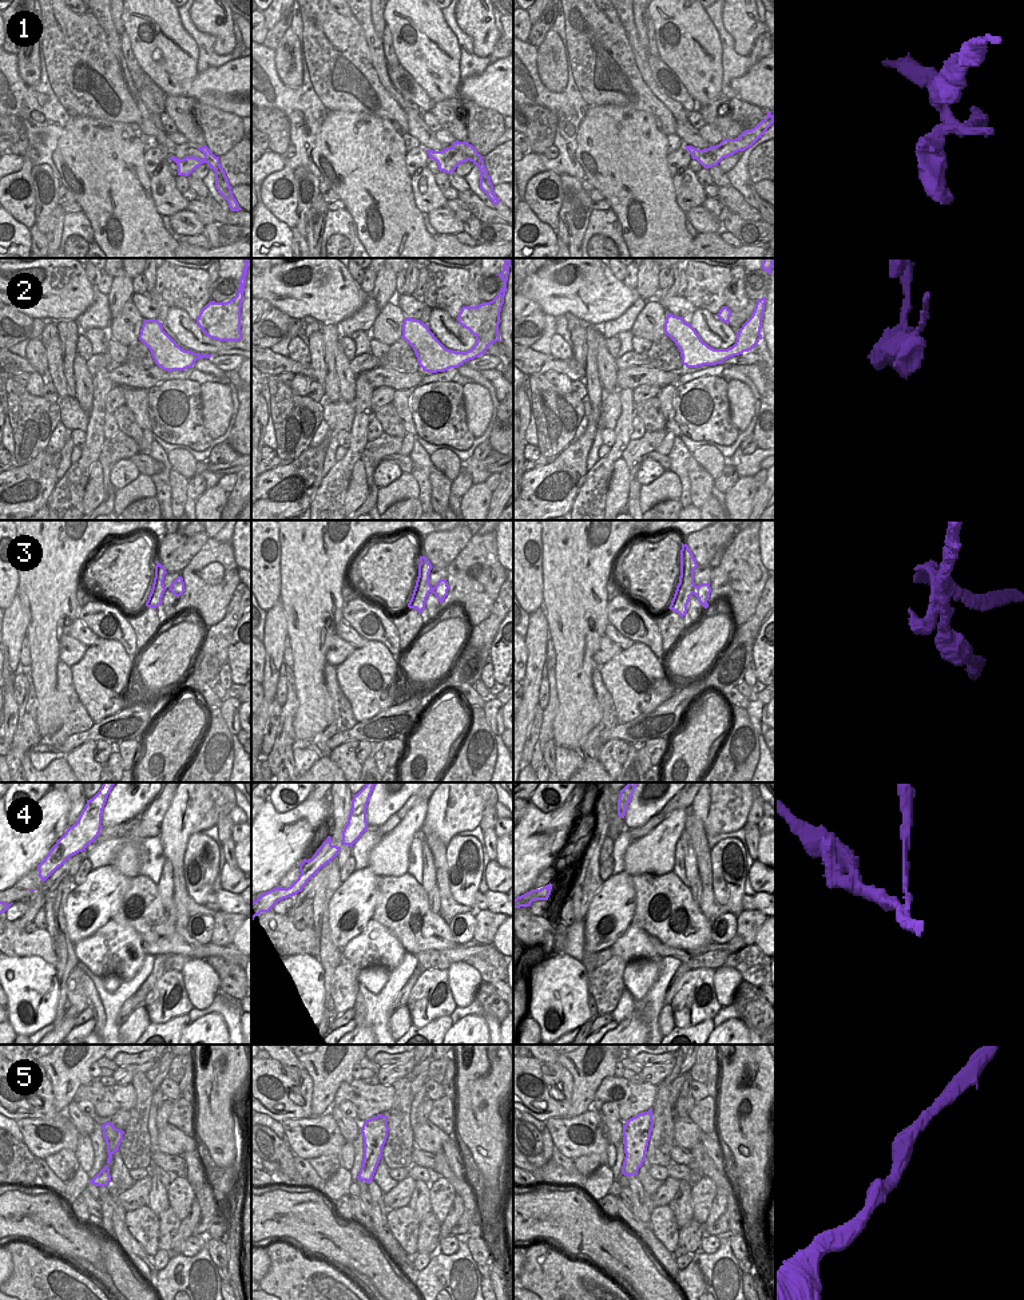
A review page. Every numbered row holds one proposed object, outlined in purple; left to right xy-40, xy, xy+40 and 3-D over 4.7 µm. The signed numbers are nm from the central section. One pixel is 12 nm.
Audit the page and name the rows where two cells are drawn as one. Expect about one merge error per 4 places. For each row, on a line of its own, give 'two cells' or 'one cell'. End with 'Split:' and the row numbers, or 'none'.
1: two cells
2: one cell
3: two cells
4: two cells
5: one cell
Split: 1, 3, 4

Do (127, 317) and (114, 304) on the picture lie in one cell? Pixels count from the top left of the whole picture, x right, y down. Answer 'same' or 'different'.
different

